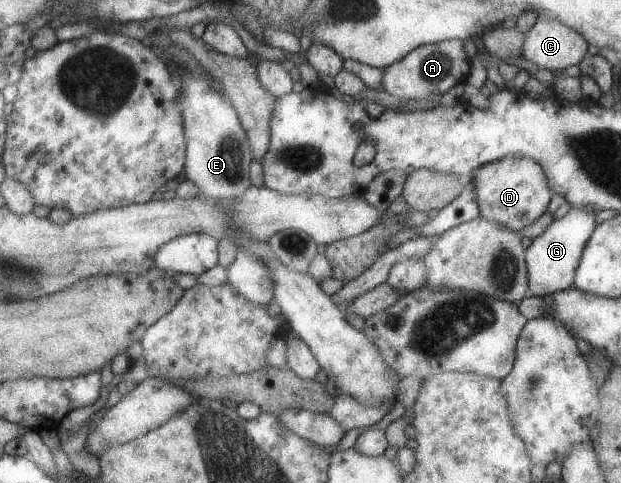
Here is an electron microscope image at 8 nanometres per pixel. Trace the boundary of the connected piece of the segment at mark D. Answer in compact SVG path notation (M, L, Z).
M523 156L503 157L488 162L476 169L468 179L474 184L480 216L518 233L548 212L554 193L543 167L533 158Z

